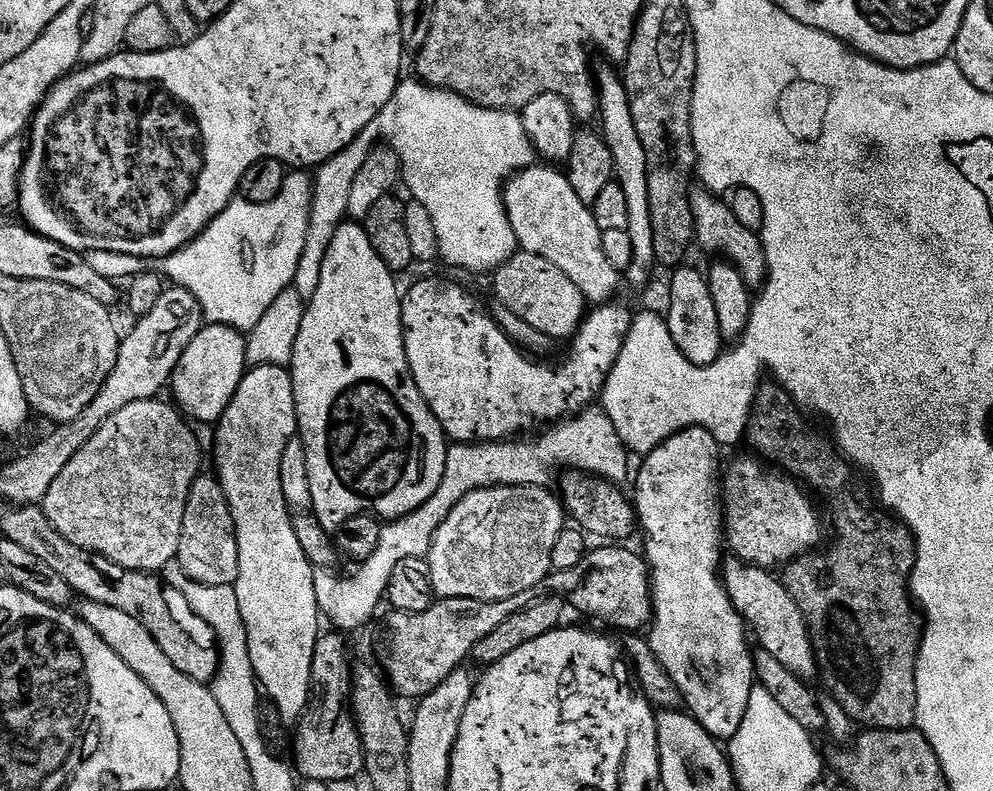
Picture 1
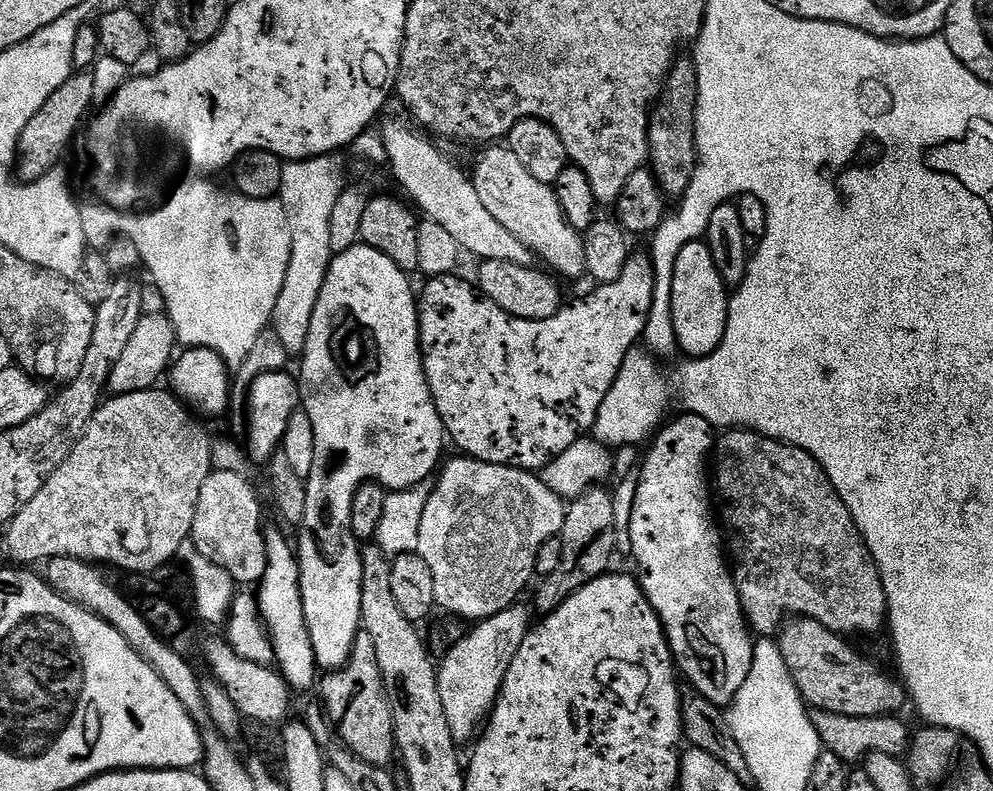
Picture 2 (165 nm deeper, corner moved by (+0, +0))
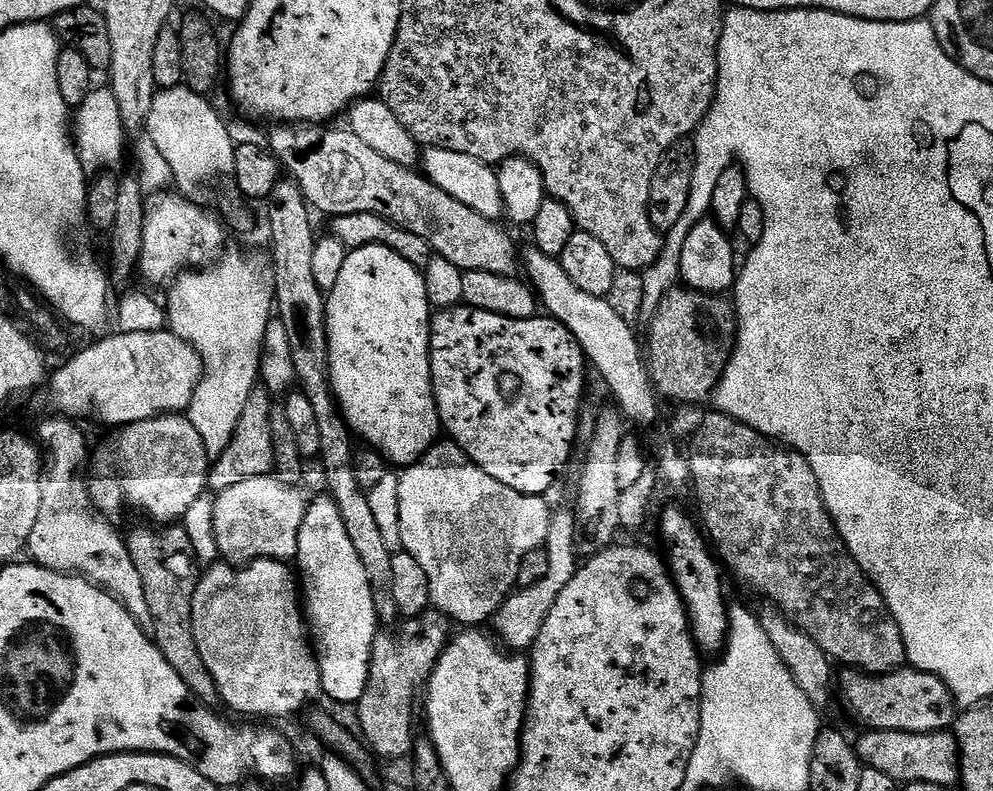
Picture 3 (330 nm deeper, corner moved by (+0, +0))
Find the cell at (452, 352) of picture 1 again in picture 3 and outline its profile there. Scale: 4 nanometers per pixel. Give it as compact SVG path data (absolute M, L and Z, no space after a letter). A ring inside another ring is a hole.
M457 306L437 311L430 320L428 350L432 353L432 393L436 396L436 409L440 412L440 422L445 433L449 432L451 443L457 444L470 459L475 462L490 478L518 490L522 494L544 496L552 488L556 475L564 468L564 463L572 456L572 443L576 440L576 431L580 428L580 403L584 400L584 368L586 357L580 344L566 330L547 314L537 314L530 320L515 320L502 314L490 314L467 306Z

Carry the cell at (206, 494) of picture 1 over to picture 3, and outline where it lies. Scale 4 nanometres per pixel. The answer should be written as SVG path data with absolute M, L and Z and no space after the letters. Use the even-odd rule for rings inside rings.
M275 475L246 478L236 486L222 490L211 501L214 510L214 538L218 542L221 557L233 566L243 566L254 560L283 560L292 562L296 559L296 543L302 526L306 499L291 483Z

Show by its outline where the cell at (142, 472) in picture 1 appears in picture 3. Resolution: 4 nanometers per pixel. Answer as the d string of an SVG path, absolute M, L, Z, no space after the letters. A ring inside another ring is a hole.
M169 414L166 416L155 416L154 418L146 418L140 422L133 424L125 424L119 429L120 432L104 449L100 452L100 468L104 472L112 472L112 476L96 476L92 480L92 488L90 484L90 499L97 509L104 514L112 514L108 512L116 512L124 503L133 504L136 508L141 508L144 512L149 512L152 516L157 516L157 521L160 522L176 522L186 514L186 510L197 505L200 495L206 492L208 488L208 474L210 471L210 457L206 454L202 446L202 438L198 435L198 430L194 430L194 422L190 422L187 415L184 414Z

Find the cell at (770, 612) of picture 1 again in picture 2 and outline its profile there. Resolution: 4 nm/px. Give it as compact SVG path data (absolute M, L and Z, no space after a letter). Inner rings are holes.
M789 619L778 633L778 643L782 658L786 658L786 670L790 670L809 709L850 718L866 718L891 716L901 711L899 708L904 700L906 704L906 689L895 675L887 676L878 665L859 656L845 637L839 632L826 630L822 622Z

